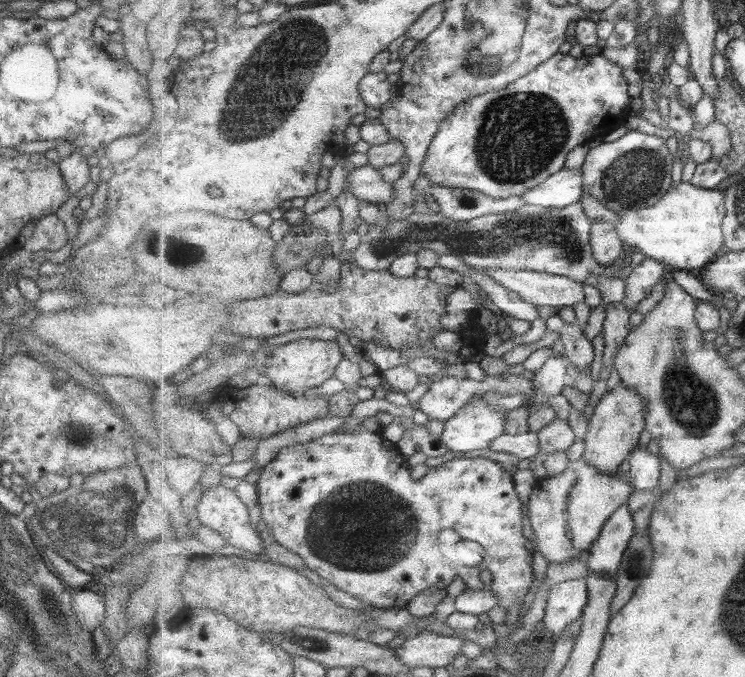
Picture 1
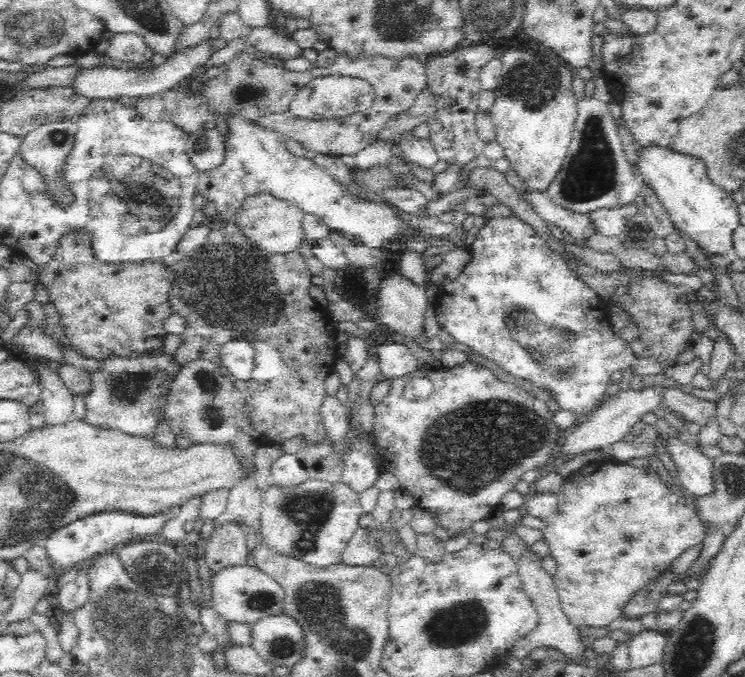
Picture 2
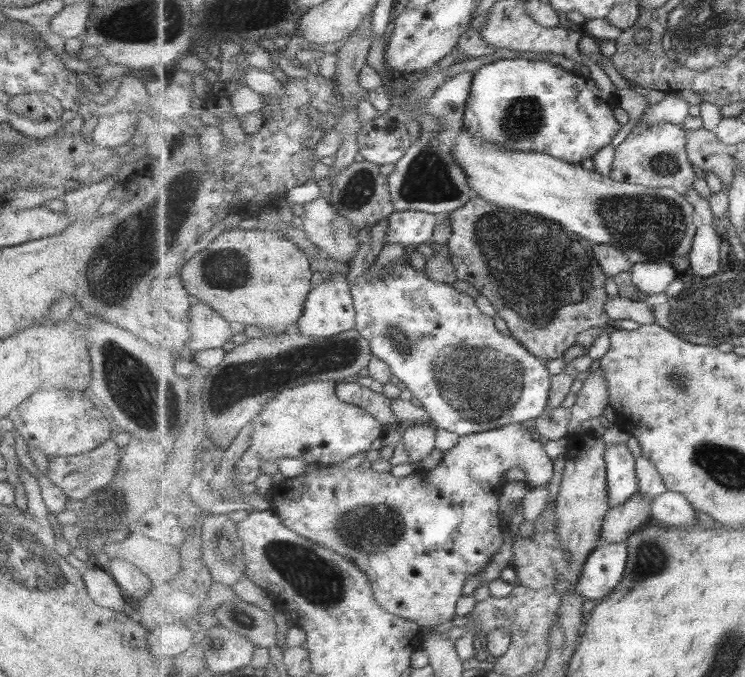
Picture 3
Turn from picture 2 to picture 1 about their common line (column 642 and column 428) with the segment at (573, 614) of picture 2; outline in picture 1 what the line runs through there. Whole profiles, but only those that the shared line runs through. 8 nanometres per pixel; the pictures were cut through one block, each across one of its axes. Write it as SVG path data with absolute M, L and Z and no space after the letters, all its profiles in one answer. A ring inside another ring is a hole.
M361 430L359 433L336 433L333 432L325 437L317 438L316 441L302 442L301 444L286 446L275 460L272 460L264 467L259 478L260 489L260 506L261 517L266 526L271 530L271 534L276 542L292 553L298 554L305 562L305 565L317 575L322 577L331 585L337 587L345 593L353 595L361 602L373 606L374 609L389 610L393 608L407 608L411 600L427 590L427 588L446 589L455 578L460 578L467 585L468 589L481 590L485 588L483 580L481 580L481 572L489 571L492 575L493 595L499 599L499 606L505 608L507 615L503 624L515 625L519 621L521 609L529 595L529 588L535 582L535 572L533 572L532 553L527 550L527 538L523 536L523 501L519 500L516 492L516 484L513 482L513 475L507 472L506 468L498 461L489 460L484 457L473 458L452 458L443 464L429 467L426 474L420 479L411 476L411 467L409 466L408 449L400 443L389 442L389 438L381 437L381 431ZM451 528L457 531L461 538L471 538L475 542L479 542L486 548L484 561L479 567L459 566L453 564L453 560L447 560L445 556L441 556L441 548L439 548L439 532Z

